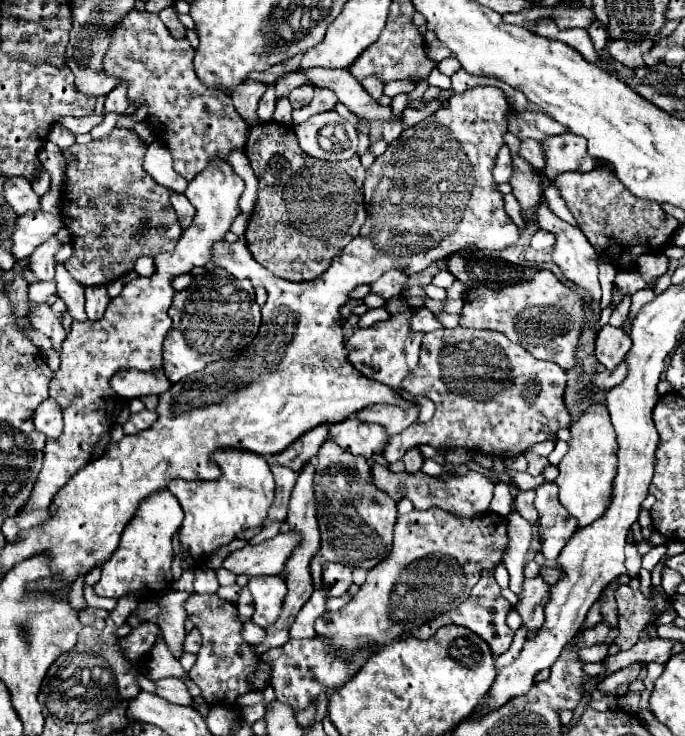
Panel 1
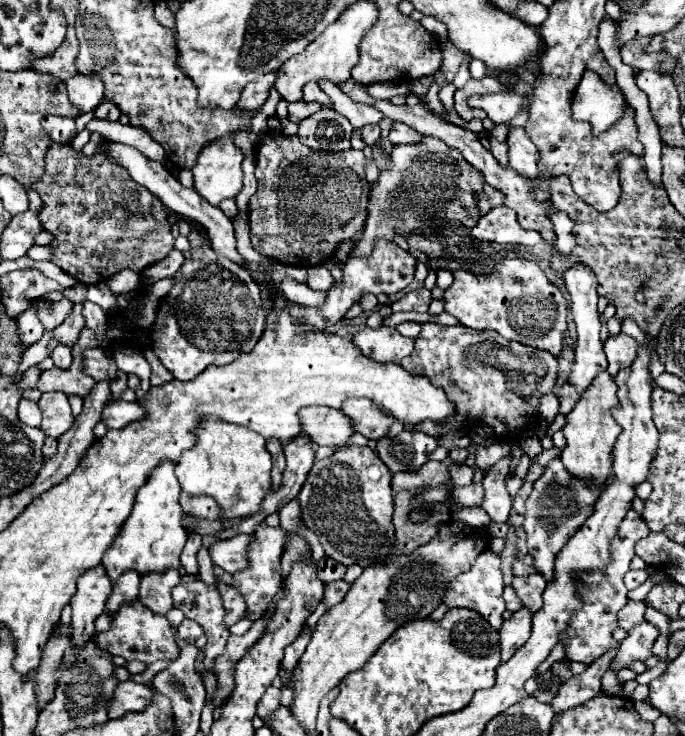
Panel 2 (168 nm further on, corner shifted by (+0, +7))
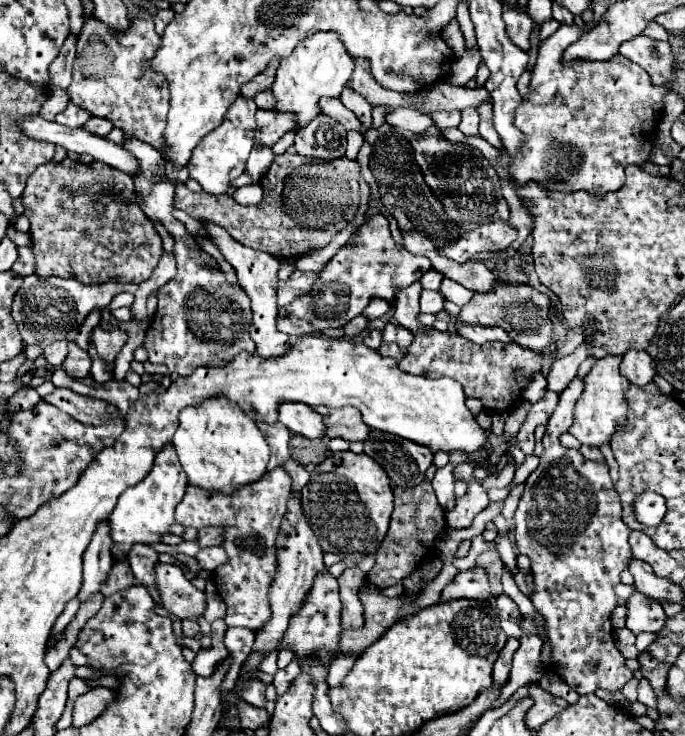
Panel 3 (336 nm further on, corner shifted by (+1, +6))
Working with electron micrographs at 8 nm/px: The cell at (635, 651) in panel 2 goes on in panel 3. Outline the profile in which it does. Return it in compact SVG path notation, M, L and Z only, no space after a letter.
M633 593L629 599L627 599L627 627L639 635L643 631L649 631L649 633L657 633L663 625L665 625L665 611L663 607L655 601L655 599L649 599L649 597L643 597L641 593Z

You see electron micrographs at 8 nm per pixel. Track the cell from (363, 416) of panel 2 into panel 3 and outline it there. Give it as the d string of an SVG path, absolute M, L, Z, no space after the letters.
M311 407L323 417L325 437L341 437L345 441L363 441L367 437L369 427L363 425L359 409L327 409L327 407Z

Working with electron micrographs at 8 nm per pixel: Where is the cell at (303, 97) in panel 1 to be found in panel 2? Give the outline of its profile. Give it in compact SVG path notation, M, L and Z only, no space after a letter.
M308 82L304 88L302 88L302 100L306 102L320 102L320 104L328 104L328 96L318 88L316 82Z

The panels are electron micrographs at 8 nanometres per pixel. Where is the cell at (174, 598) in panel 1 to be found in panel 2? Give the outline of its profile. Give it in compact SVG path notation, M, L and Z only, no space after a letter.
M168 570L164 574L142 576L140 582L140 602L154 614L166 616L172 608L172 588L182 582L178 570Z

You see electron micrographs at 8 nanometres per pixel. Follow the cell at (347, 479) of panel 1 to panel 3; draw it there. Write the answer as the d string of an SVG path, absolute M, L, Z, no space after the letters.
M339 451L315 465L309 483L301 491L301 505L323 551L337 553L345 563L355 565L365 555L375 555L393 513L393 491L387 473L367 455Z

